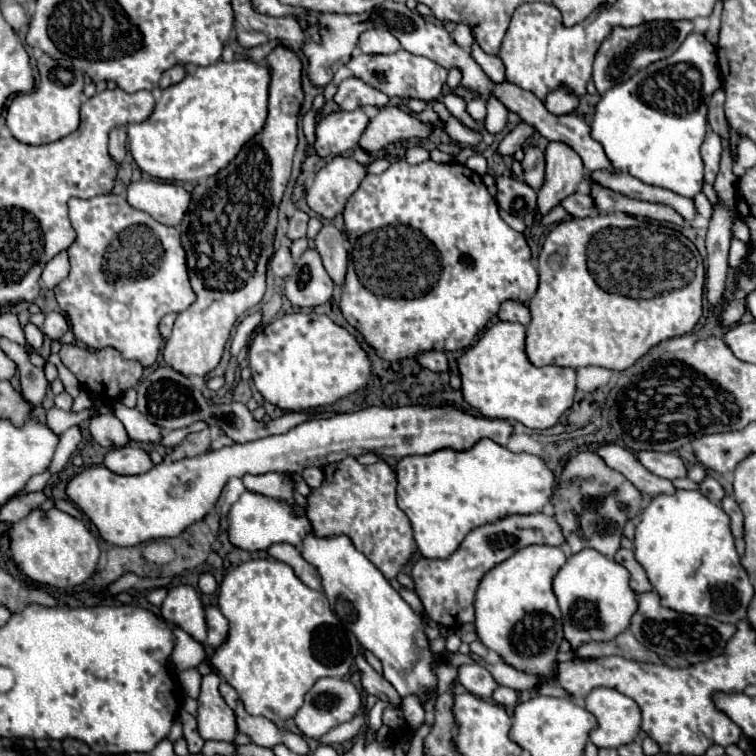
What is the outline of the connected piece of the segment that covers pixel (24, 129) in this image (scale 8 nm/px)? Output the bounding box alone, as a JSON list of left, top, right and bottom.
[6,55,84,145]

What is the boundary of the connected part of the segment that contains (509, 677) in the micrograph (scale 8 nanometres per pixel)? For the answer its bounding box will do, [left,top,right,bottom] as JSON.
[484,661,538,691]

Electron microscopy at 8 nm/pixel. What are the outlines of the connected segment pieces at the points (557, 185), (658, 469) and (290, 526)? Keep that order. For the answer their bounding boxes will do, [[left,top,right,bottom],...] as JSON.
[[538,141,584,215],[636,451,686,479],[228,491,310,551]]

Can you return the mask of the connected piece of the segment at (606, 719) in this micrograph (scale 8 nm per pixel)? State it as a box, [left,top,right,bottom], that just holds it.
[584,687,640,747]

